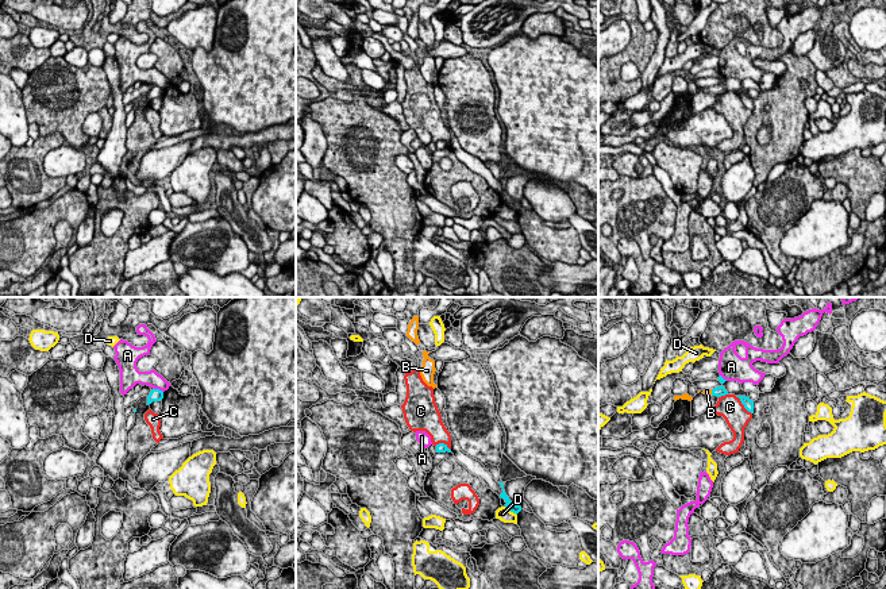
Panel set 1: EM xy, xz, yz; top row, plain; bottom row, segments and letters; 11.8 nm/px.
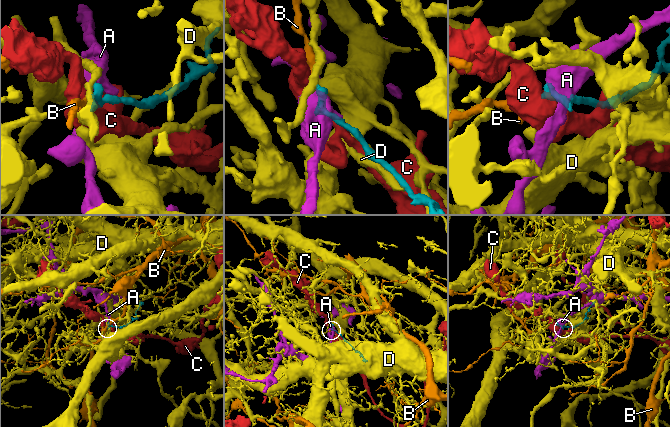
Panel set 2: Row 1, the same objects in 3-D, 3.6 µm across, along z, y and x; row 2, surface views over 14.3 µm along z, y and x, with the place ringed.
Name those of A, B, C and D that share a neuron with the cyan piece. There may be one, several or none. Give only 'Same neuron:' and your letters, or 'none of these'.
Same neuron: B

